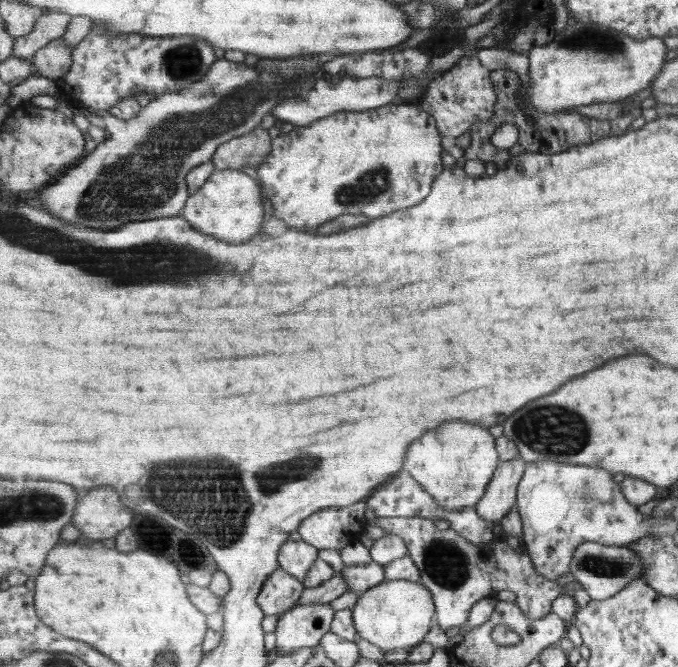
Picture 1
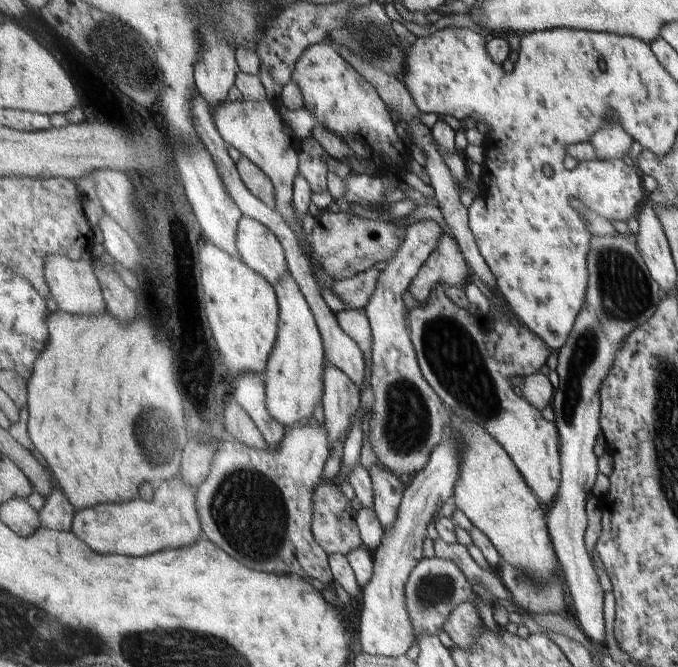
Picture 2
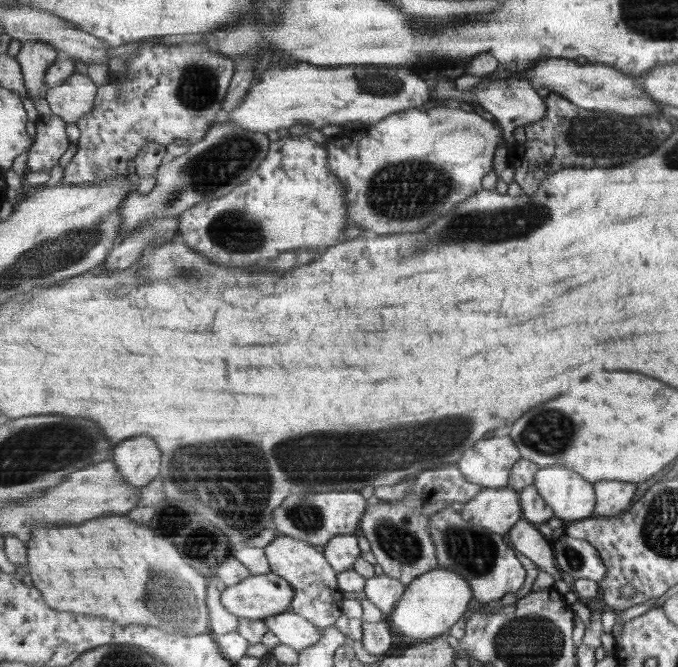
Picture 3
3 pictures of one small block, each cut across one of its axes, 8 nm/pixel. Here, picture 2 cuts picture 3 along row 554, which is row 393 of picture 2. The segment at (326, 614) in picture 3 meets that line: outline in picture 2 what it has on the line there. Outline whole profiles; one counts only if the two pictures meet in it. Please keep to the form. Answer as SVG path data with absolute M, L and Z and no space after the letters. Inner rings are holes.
M291 274L275 285L280 306L278 340L266 368L266 395L273 419L293 426L301 420L322 416L326 350L324 340L305 295Z

